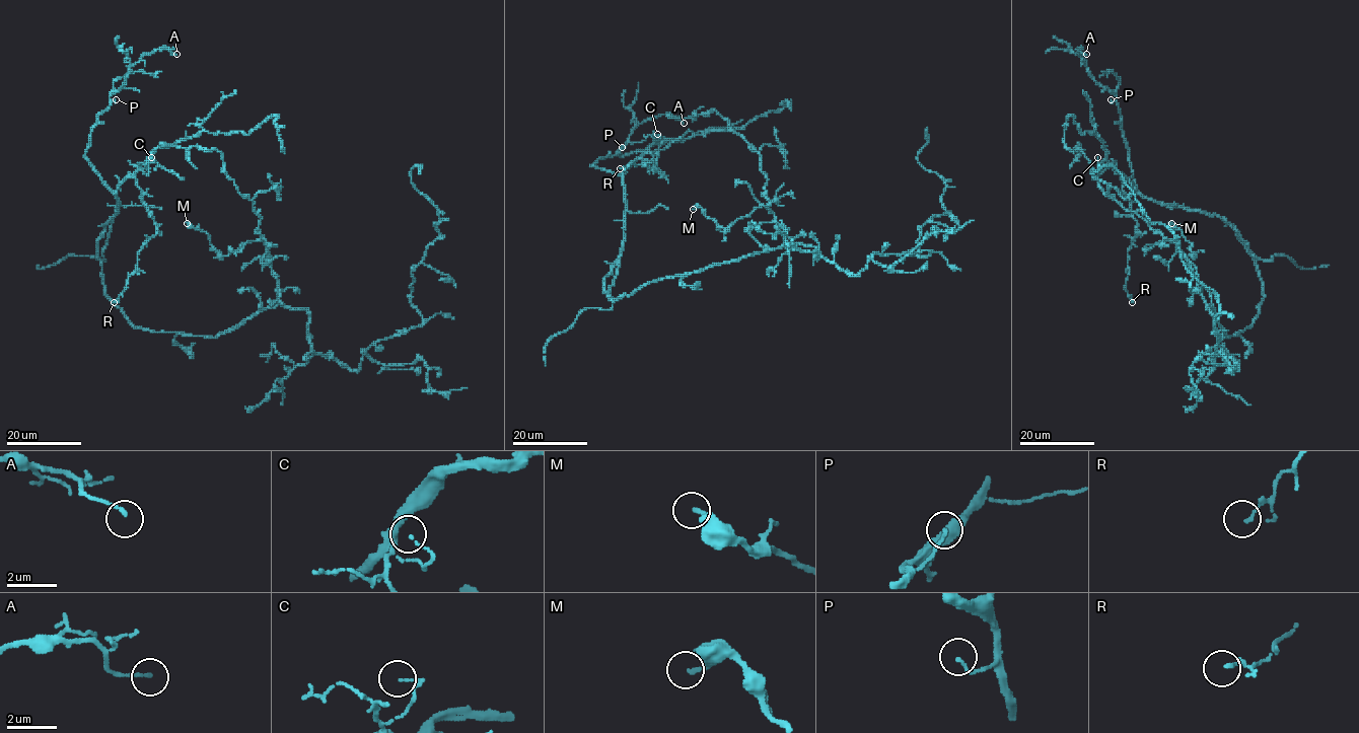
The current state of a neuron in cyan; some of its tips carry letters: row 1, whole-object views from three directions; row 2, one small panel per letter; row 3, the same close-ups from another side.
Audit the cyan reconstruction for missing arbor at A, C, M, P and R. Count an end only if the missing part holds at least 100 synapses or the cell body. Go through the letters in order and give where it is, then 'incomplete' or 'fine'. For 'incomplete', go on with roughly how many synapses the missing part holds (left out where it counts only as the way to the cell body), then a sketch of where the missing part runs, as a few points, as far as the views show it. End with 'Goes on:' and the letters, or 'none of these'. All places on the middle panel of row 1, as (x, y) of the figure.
A: place (684, 123); fine
C: place (657, 134); fine
M: place (693, 209); fine
P: place (622, 147); fine
R: place (620, 168); fine
Goes on: none of these

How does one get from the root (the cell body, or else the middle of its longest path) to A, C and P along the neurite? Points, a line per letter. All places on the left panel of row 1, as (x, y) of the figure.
A: (209, 337), (137, 328), (108, 296), (97, 239), (118, 201), (85, 155), (129, 69), (156, 50), (176, 54)
C: (209, 337), (137, 328), (105, 292), (97, 239), (118, 212), (117, 189), (148, 160), (153, 162), (151, 157)
P: (209, 337), (137, 328), (105, 292), (97, 239), (118, 212), (118, 201), (85, 149), (96, 117), (116, 99)

